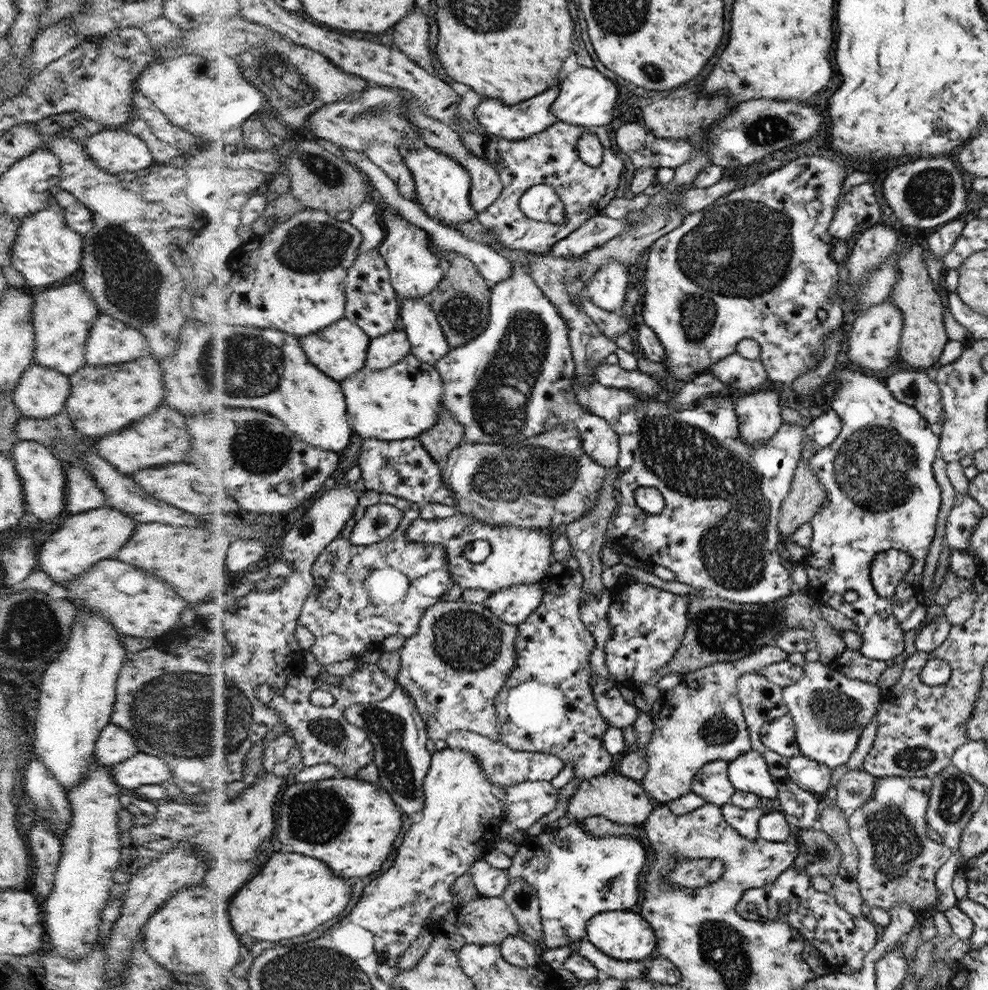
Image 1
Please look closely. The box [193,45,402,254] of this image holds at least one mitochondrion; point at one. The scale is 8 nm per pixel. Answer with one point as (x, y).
(291, 89)

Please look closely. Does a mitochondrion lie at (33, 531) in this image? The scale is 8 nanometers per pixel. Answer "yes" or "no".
no

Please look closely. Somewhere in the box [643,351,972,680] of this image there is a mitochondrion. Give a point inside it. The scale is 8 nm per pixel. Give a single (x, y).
(877, 469)

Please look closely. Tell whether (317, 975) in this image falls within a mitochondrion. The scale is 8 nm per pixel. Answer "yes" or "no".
yes

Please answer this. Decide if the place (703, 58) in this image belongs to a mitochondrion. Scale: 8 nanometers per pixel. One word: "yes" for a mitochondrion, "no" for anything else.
no

